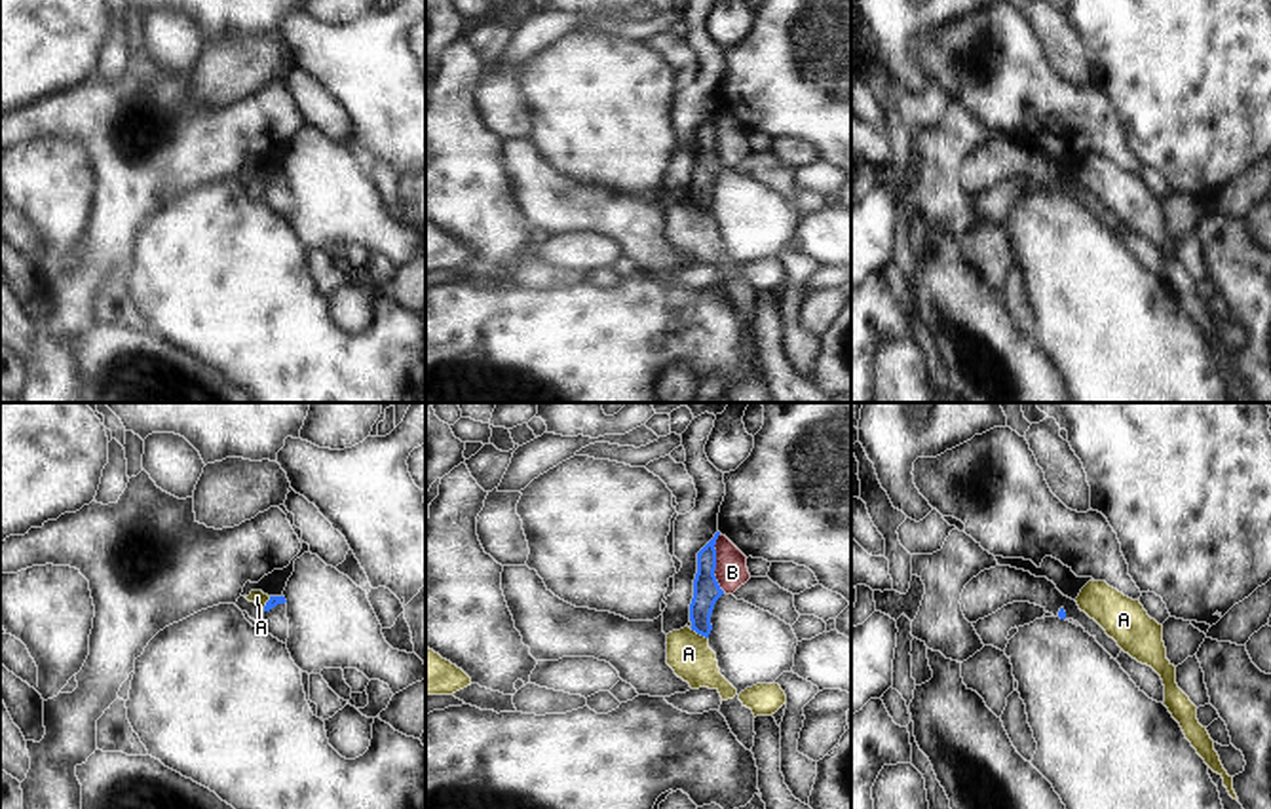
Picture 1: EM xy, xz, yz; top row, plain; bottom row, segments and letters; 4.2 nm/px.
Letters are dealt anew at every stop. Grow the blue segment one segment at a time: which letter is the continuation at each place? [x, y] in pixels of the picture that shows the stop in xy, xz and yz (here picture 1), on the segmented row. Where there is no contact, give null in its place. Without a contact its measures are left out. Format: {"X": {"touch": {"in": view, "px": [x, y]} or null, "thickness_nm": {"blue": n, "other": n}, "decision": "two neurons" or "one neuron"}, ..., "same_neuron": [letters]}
{"A": {"touch": {"in": "xz", "px": [700, 633]}, "thickness_nm": {"blue": 110, "other": 190}, "decision": "two neurons"}, "B": {"touch": {"in": "xz", "px": [715, 563]}, "thickness_nm": {"blue": 110, "other": 140}, "decision": "two neurons"}, "same_neuron": []}

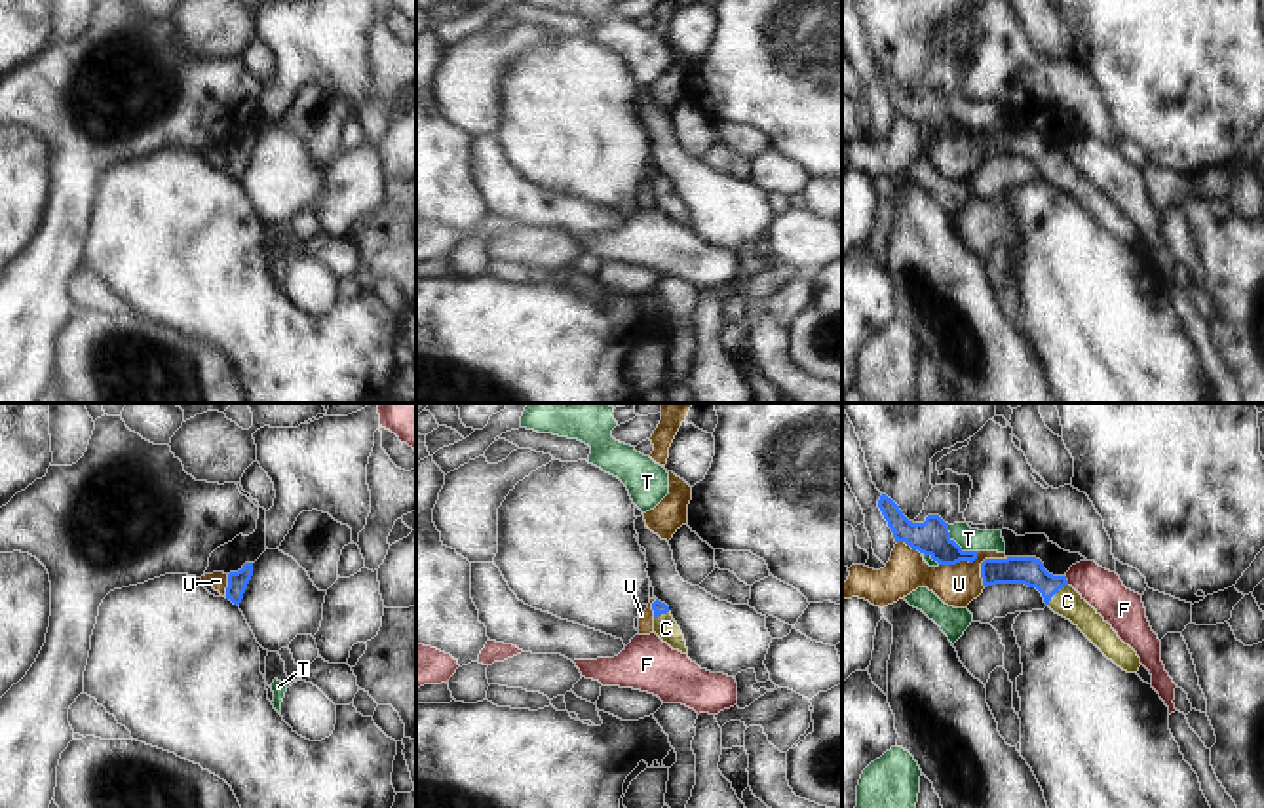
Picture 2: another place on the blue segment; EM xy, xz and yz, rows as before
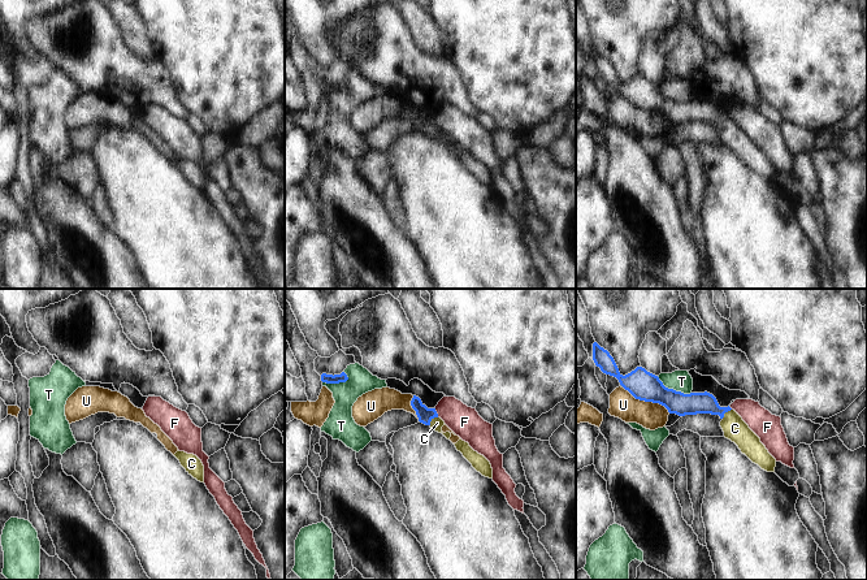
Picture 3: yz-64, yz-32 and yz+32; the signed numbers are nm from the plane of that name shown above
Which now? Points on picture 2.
{"C": {"touch": {"in": "yz", "px": [1055, 592]}, "thickness_nm": {"blue": 120, "other": 120}, "decision": "one neuron"}, "F": {"touch": {"in": "yz", "px": [1067, 580]}, "thickness_nm": {"blue": 120, "other": 170}, "decision": "two neurons"}, "T": {"touch": {"in": "yz", "px": [957, 544]}, "thickness_nm": {"blue": 150, "other": 100}, "decision": "two neurons"}, "U": {"touch": {"in": "yz", "px": [983, 561]}, "thickness_nm": {"blue": 120, "other": 180}, "decision": "two neurons"}, "same_neuron": ["C"]}

